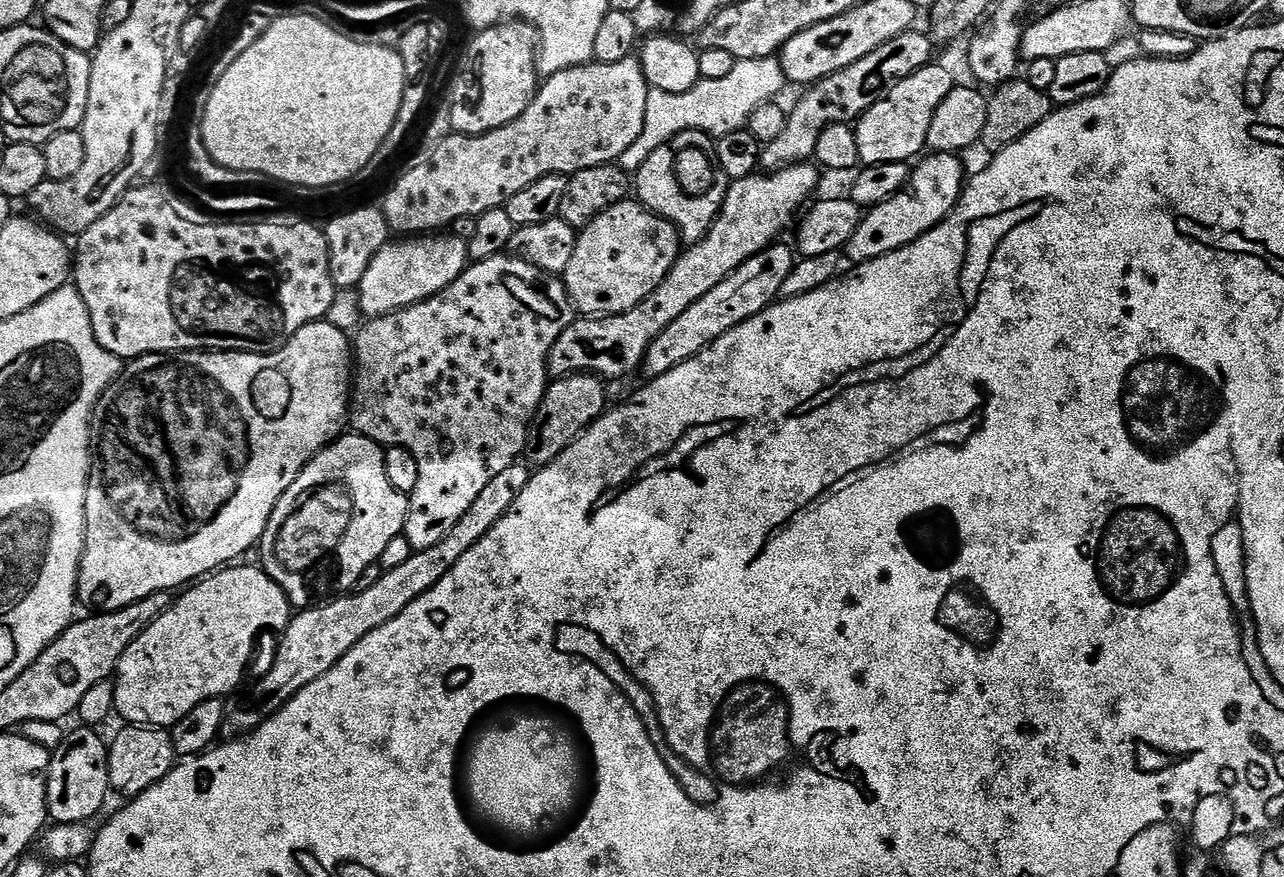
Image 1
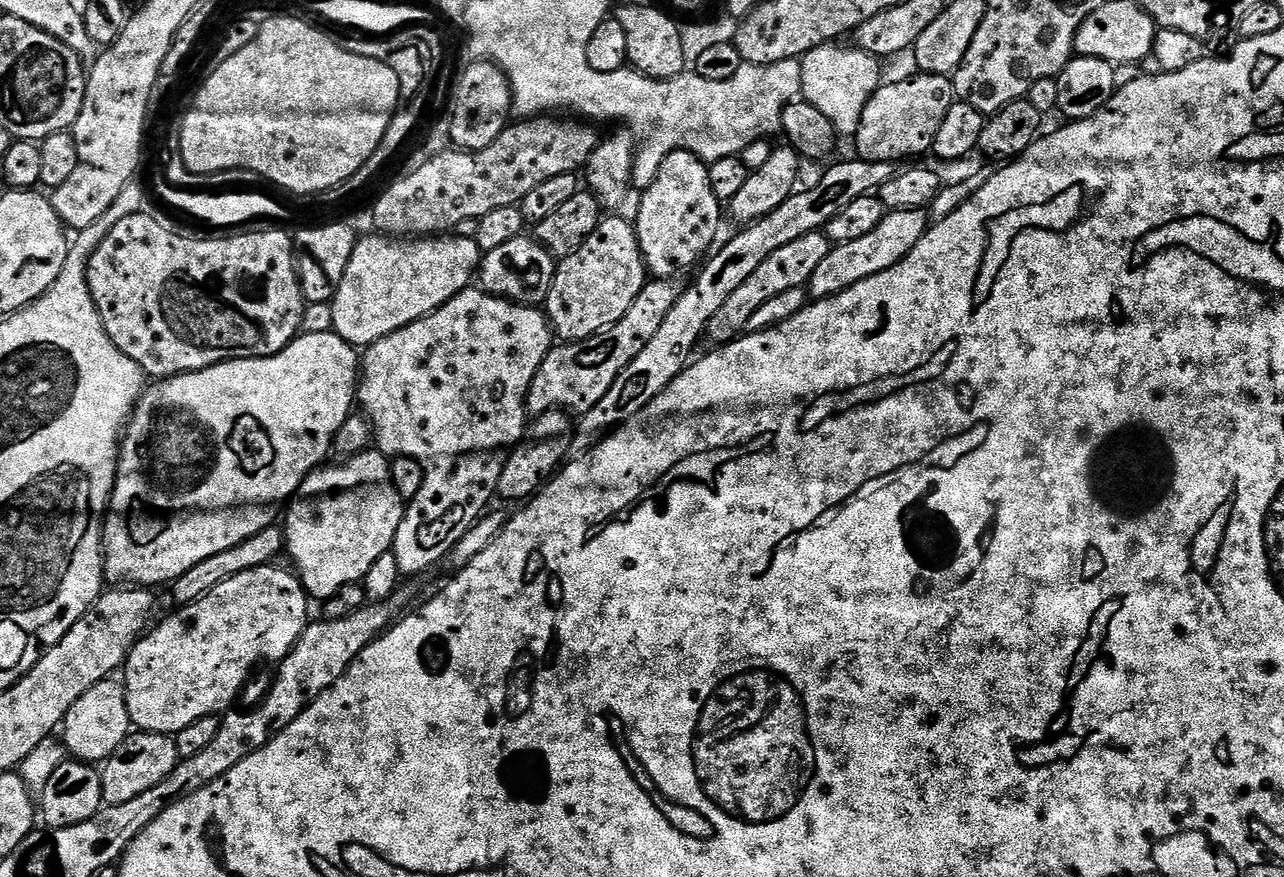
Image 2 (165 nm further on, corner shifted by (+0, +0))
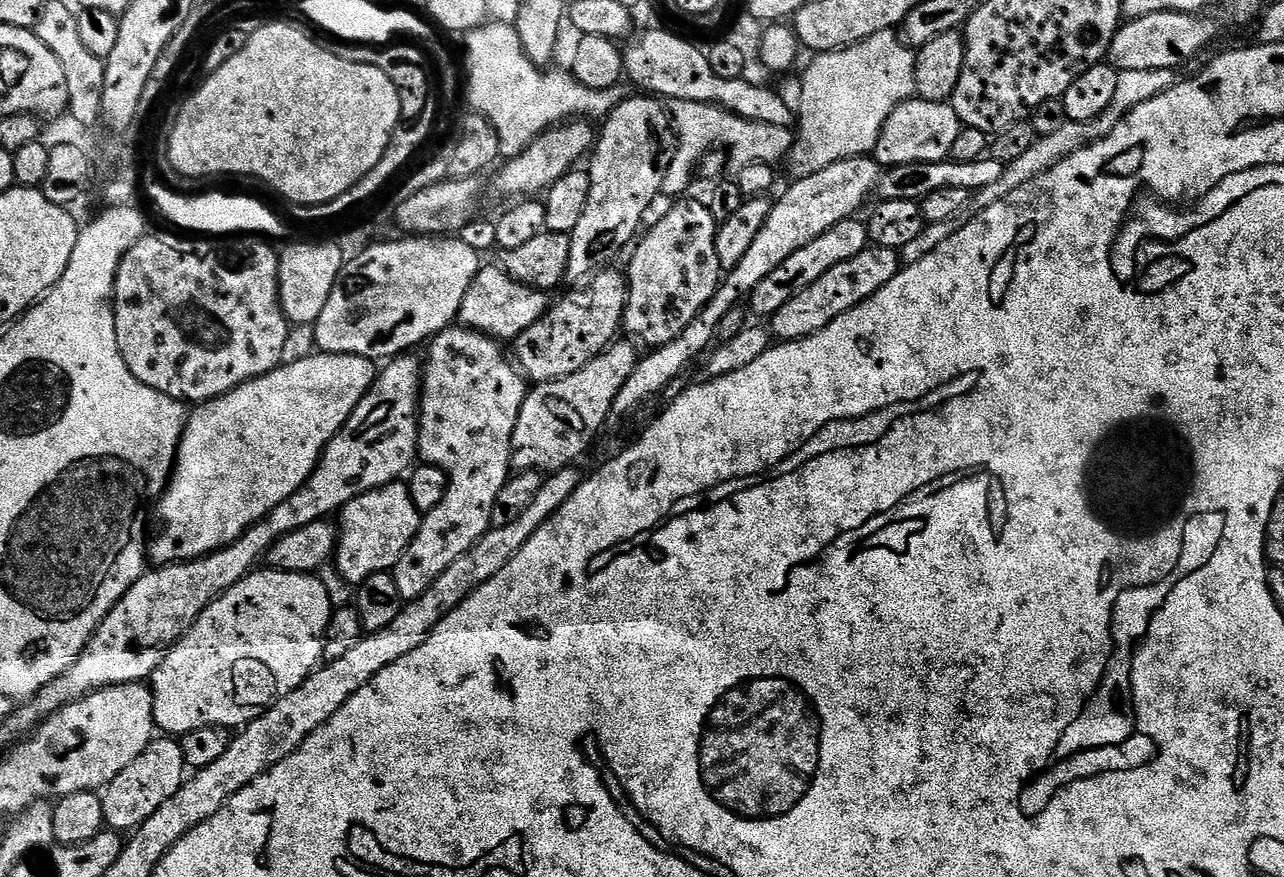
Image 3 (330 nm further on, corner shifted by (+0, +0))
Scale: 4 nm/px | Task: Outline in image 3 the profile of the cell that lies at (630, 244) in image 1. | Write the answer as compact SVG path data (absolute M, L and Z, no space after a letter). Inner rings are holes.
M600 270L583 285L581 292L568 292L553 303L534 326L522 330L510 344L510 356L517 369L533 385L566 378L586 362L599 356L617 339L624 323L628 281L620 270ZM616 331L618 333L616 333ZM512 348L512 352L511 352ZM532 379L532 380L531 380Z

